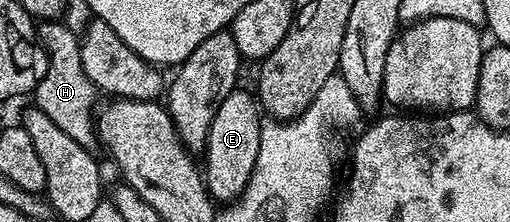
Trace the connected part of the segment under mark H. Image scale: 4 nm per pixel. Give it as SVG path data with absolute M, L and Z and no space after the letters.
M45 20L38 28L38 43L46 57L46 67L32 96L35 98L35 107L49 115L79 145L91 149L98 138L94 121L98 90L90 82L90 78L86 78L86 70L82 70L80 36L60 20Z

